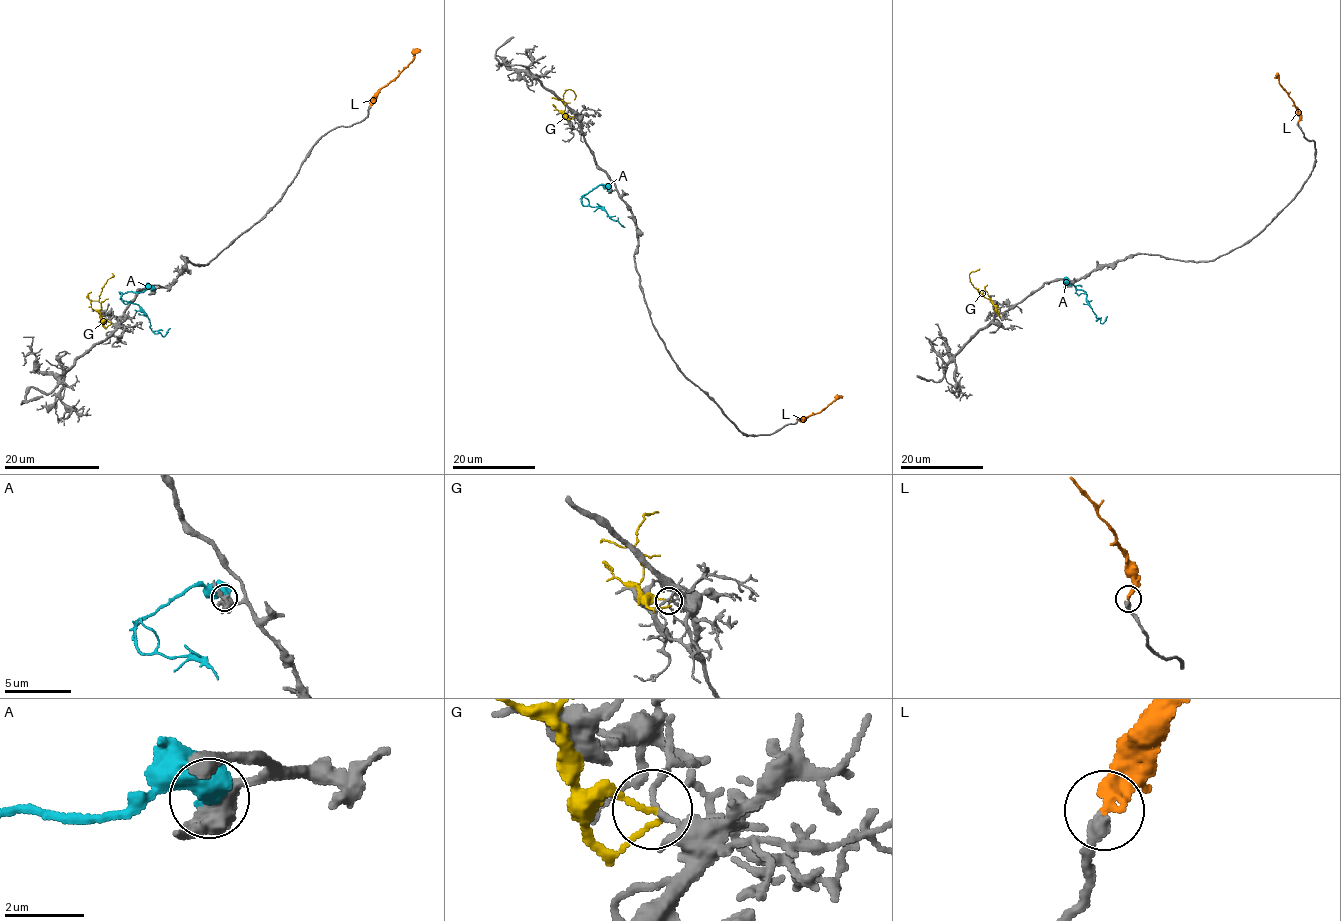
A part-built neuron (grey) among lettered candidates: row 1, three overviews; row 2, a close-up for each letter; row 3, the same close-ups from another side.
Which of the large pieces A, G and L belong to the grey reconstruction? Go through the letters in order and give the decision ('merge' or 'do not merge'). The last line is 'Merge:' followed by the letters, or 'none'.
A: do not merge
G: do not merge
L: merge
Merge: L

